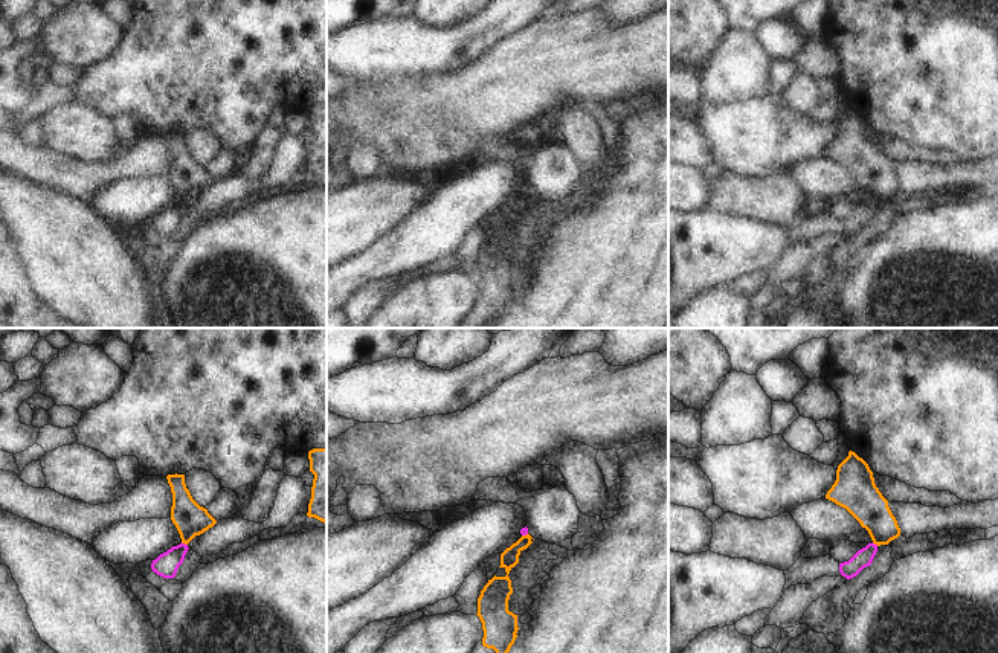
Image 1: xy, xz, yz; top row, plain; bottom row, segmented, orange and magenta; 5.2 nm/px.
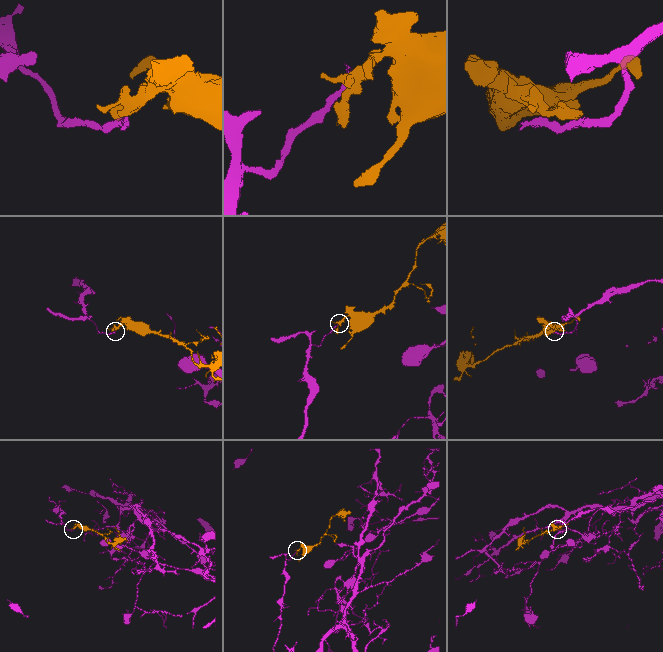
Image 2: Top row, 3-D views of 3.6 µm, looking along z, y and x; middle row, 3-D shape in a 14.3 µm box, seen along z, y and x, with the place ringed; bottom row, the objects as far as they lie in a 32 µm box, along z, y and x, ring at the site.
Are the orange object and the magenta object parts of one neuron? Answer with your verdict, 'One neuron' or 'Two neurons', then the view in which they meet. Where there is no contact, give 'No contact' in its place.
Two neurons. Touches orange in xy.

